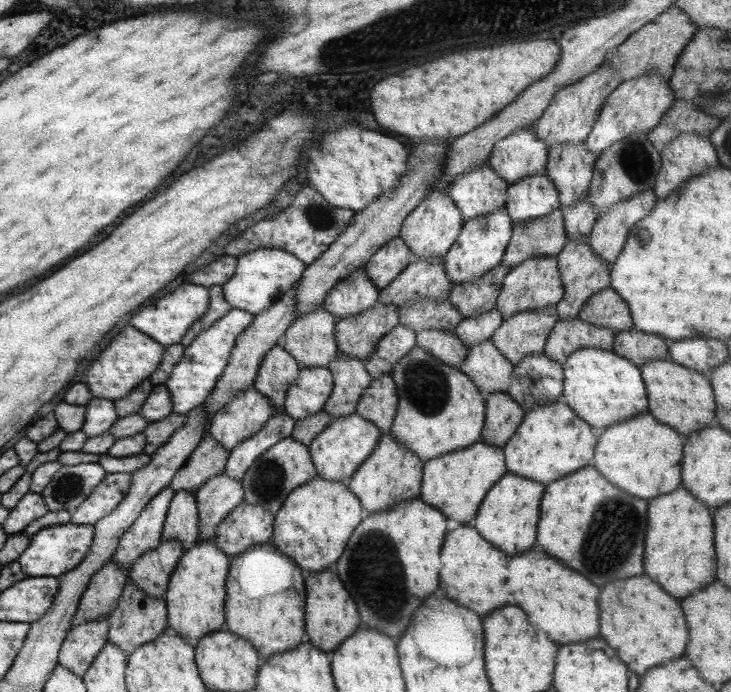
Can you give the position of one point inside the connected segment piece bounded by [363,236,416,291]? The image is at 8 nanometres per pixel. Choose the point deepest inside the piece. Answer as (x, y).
(388, 261)

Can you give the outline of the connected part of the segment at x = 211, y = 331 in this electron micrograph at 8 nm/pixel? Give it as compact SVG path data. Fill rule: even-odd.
M230 308L225 316L215 321L208 329L202 330L195 340L185 347L181 359L173 366L173 370L164 384L169 390L173 413L185 415L206 400L229 360L237 335L241 334L241 331L252 320L253 316L247 312Z

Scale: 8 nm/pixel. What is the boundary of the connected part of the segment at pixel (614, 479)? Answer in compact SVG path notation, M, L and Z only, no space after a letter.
M649 412L639 413L599 431L591 466L617 488L637 496L653 498L673 492L679 482L681 436L665 424L659 424Z

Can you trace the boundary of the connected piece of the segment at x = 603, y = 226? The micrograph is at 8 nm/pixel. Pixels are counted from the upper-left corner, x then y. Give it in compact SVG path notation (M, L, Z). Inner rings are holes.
M647 189L629 199L619 201L595 219L589 235L589 247L593 253L605 261L607 268L621 253L631 227L649 215L656 203L655 193Z

